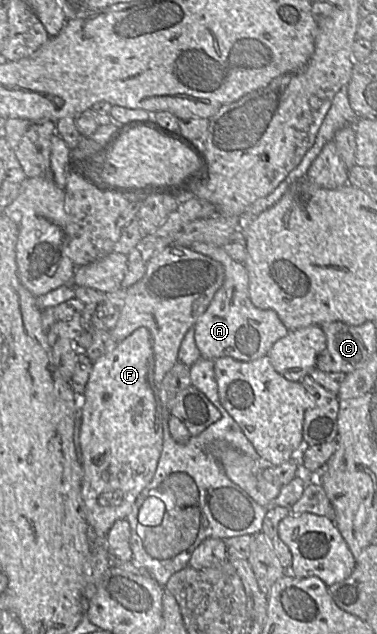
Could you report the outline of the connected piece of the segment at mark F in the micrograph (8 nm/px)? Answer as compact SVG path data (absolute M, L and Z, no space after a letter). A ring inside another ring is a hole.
M146 327L136 329L130 336L117 343L115 349L93 362L85 391L76 397L81 424L79 444L83 478L81 493L86 520L94 533L105 540L114 523L127 519L138 495L153 479L163 449L165 408L162 406L154 374L152 337Z

